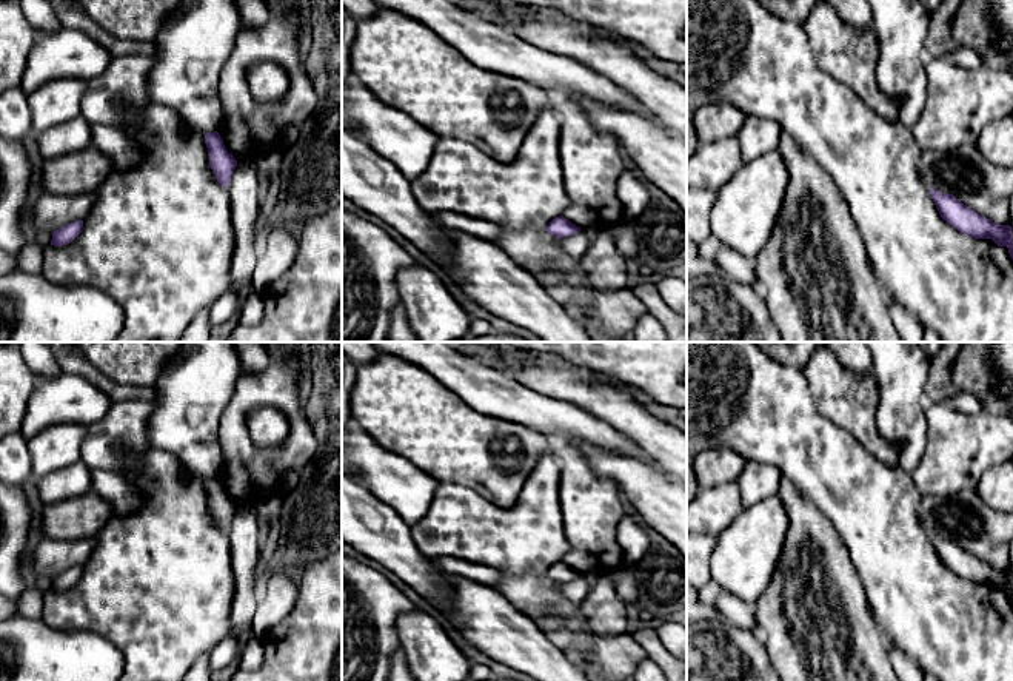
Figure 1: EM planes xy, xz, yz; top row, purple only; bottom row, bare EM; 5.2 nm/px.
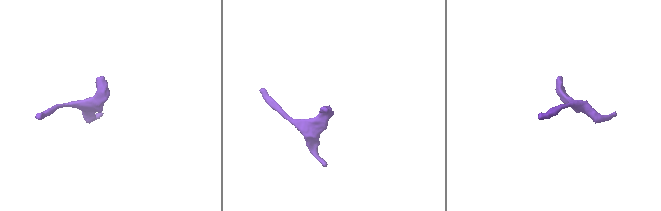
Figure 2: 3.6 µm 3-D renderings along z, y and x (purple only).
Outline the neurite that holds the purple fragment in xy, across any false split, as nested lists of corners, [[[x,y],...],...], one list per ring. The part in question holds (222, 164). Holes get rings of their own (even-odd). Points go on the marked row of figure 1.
[[[217,131],[205,134],[205,143],[208,148],[209,165],[217,182],[228,188],[232,173],[237,166],[237,160],[229,154],[223,145],[223,140]]]

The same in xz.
[[[559,216],[548,223],[547,231],[554,237],[562,239],[562,237],[573,236],[573,234],[579,233],[580,228],[573,225],[563,216]]]

